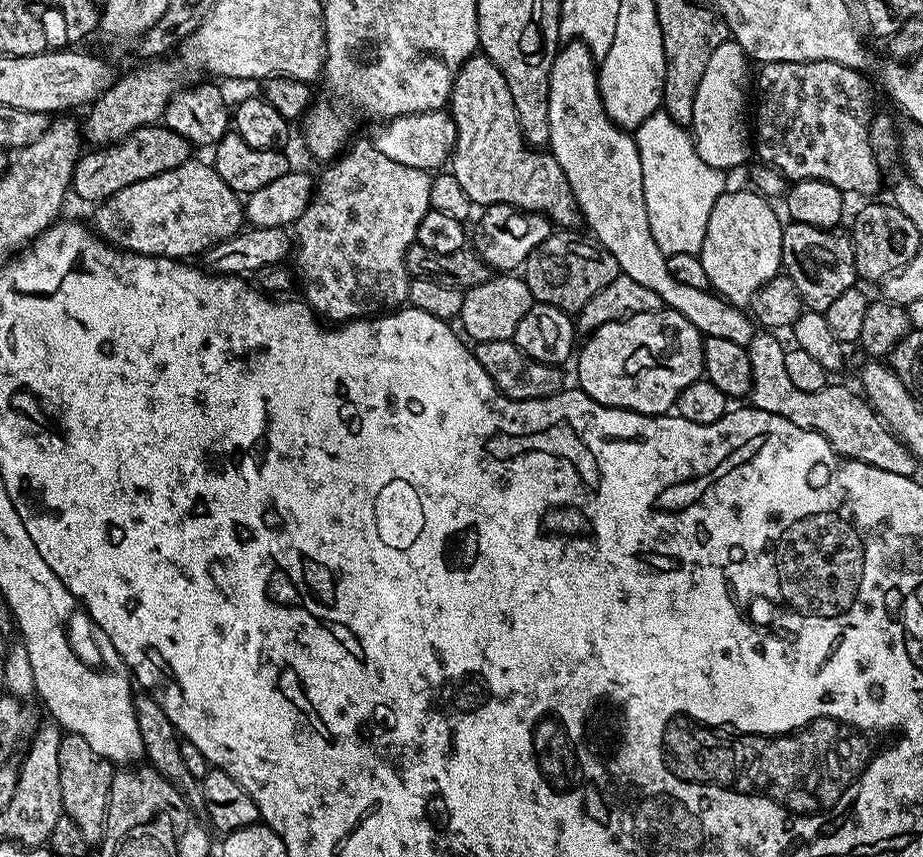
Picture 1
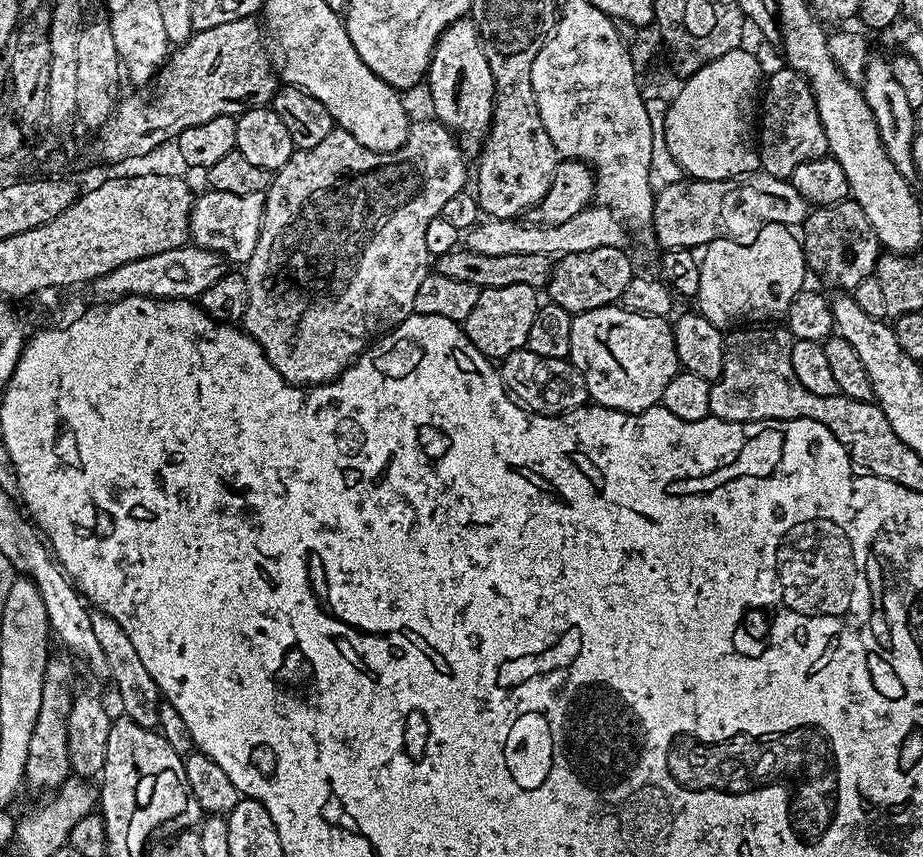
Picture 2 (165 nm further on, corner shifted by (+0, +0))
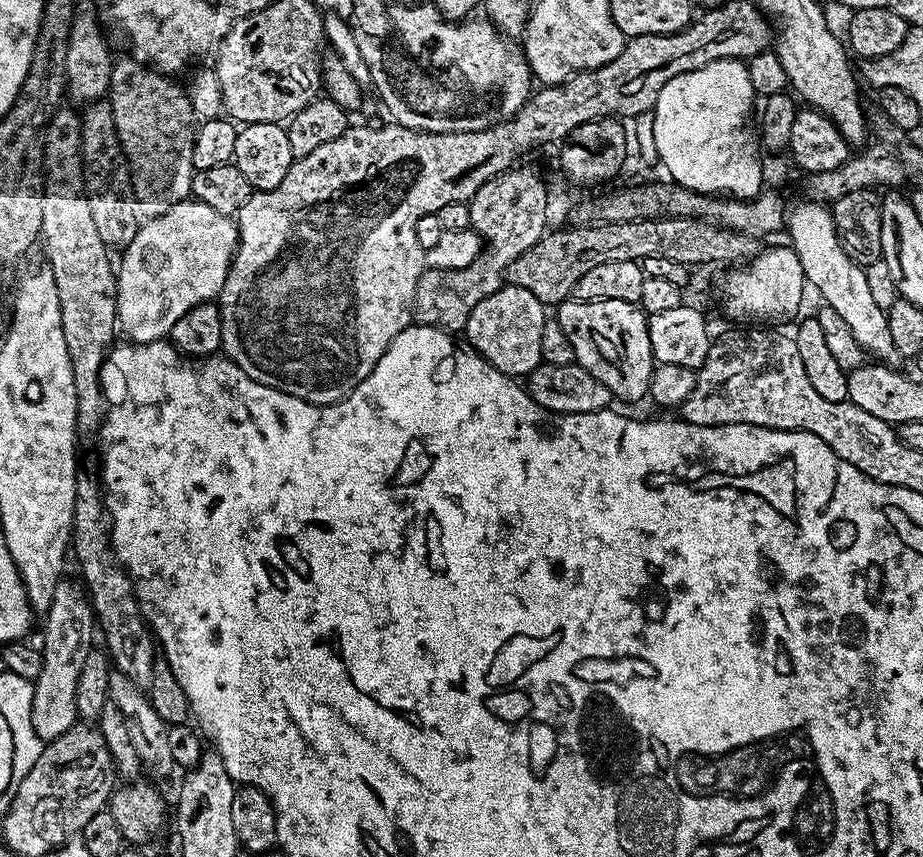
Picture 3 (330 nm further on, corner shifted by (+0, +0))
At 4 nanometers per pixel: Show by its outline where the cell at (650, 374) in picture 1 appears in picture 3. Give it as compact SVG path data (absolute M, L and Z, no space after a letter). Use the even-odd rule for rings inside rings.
M569 298L555 309L554 319L562 326L562 330L566 330L566 338L570 338L570 346L574 346L574 354L576 355L575 363L582 365L590 374L594 374L594 378L598 378L598 382L602 382L602 386L606 386L606 390L610 390L617 401L640 400L648 396L648 387L650 386L654 361L652 359L652 351L650 350L648 316L637 305L630 302L618 302L617 300L578 300Z

